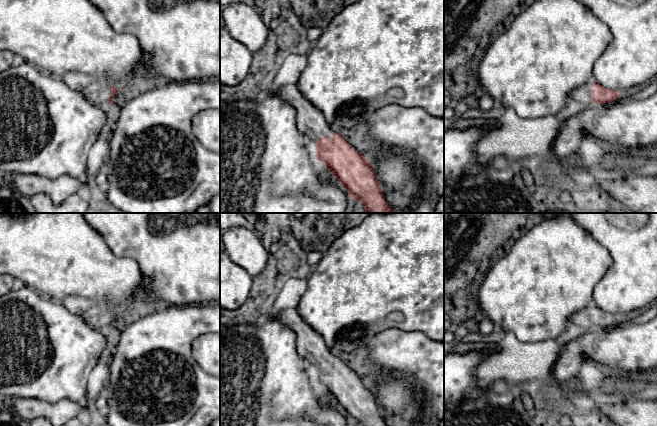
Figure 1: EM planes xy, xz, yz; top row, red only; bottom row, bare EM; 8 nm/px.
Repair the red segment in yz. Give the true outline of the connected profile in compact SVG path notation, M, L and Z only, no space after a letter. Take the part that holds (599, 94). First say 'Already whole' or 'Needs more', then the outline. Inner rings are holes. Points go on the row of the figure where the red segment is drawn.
Needs more. M592 81L574 89L569 94L572 104L579 107L609 103L614 101L619 96L619 92L604 88L600 84L596 84Z

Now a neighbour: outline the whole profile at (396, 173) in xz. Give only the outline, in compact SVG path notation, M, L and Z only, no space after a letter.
M376 146L365 154L381 185L385 201L393 211L405 212L418 198L421 183L409 155Z

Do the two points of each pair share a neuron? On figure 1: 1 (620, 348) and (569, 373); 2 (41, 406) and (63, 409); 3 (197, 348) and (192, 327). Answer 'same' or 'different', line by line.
1: same
2: same
3: different

